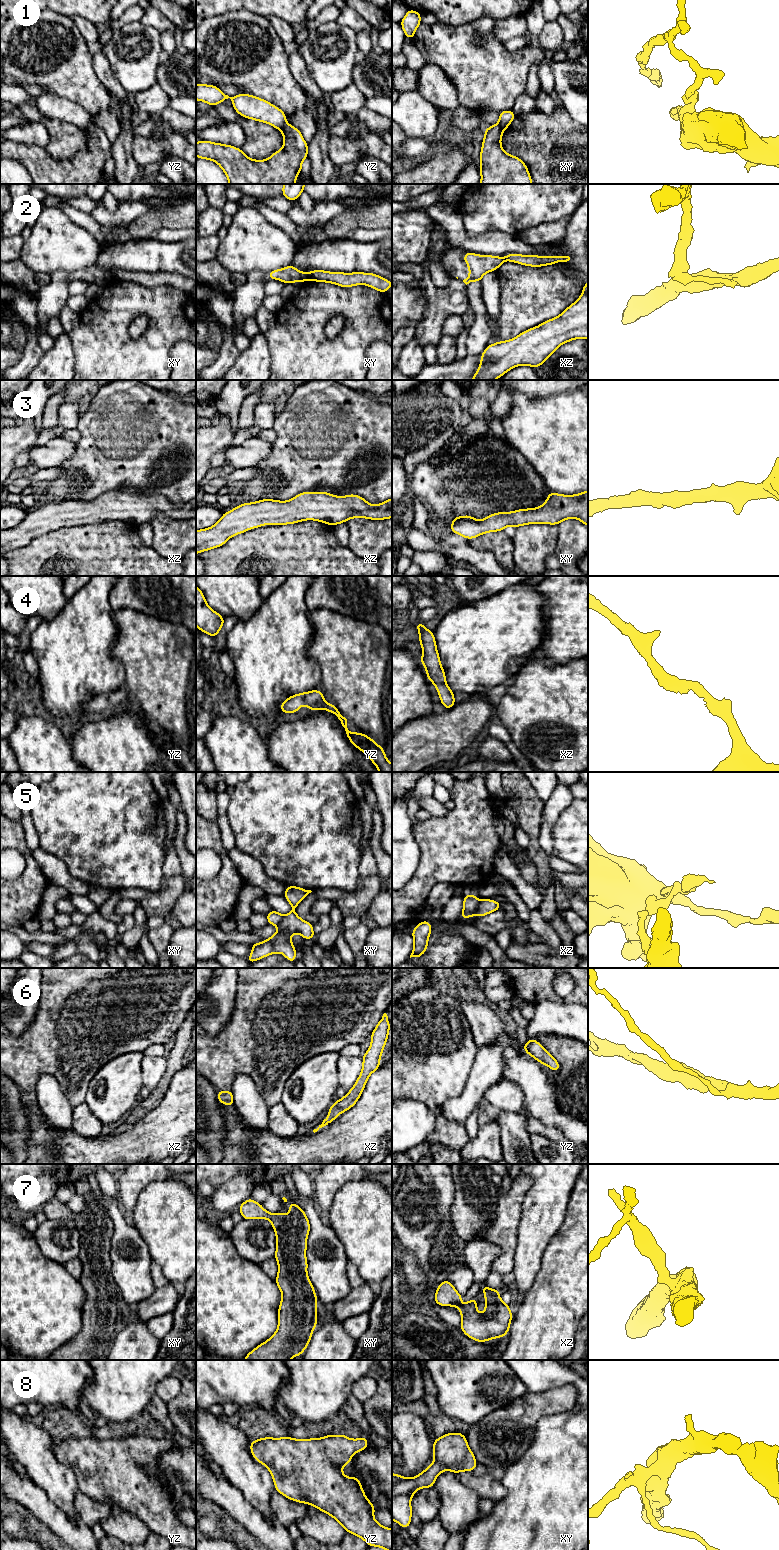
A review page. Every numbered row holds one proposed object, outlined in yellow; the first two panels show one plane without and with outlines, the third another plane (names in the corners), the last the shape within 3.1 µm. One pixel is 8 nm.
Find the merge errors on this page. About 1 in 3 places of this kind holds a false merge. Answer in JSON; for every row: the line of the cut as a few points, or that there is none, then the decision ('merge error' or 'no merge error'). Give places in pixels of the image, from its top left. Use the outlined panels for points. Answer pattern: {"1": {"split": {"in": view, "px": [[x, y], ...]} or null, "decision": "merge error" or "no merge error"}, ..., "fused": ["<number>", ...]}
{"1": {"split": {"in": "yz", "px": [[286, 123], [281, 130]]}, "decision": "merge error"}, "2": {"split": {"in": "xy", "px": [[307, 273], [310, 279]]}, "decision": "merge error"}, "3": {"split": null, "decision": "no merge error"}, "4": {"split": null, "decision": "no merge error"}, "5": {"split": {"in": "xz", "px": [[480, 901], [474, 914]]}, "decision": "merge error"}, "6": {"split": null, "decision": "no merge error"}, "7": {"split": null, "decision": "no merge error"}, "8": {"split": null, "decision": "no merge error"}, "fused": ["1", "2", "5"]}

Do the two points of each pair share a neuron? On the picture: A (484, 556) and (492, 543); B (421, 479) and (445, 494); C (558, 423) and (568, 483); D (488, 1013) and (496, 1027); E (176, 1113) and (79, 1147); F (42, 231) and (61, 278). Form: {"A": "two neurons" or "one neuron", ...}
{"A": "two neurons", "B": "one neuron", "C": "one neuron", "D": "one neuron", "E": "one neuron", "F": "two neurons"}

